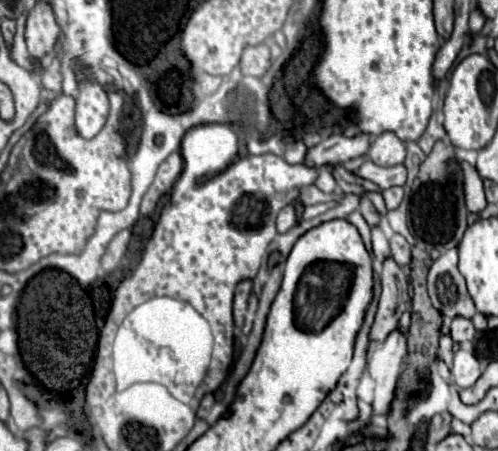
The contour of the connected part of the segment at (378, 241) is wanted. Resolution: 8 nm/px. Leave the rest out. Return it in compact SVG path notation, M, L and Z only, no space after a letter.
M372 228L372 252L374 252L374 258L376 258L380 264L390 256L388 240L386 240L386 236L382 234L380 228Z

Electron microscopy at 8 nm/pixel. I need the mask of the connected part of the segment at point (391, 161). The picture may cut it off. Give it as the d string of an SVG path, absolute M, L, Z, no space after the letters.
M380 134L374 144L370 144L370 150L366 154L374 164L378 166L396 166L404 162L406 156L406 144L396 134Z

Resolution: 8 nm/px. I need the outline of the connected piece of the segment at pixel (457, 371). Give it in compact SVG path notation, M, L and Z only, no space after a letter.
M458 350L454 354L454 364L452 364L452 376L458 388L470 388L474 382L480 378L480 362L476 360L474 354Z

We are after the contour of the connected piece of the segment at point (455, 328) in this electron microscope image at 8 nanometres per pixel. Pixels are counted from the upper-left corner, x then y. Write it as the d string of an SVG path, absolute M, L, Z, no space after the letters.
M454 318L452 320L452 326L450 326L450 336L454 342L466 342L466 340L472 340L474 338L474 326L472 326L472 320L466 320L466 318Z

